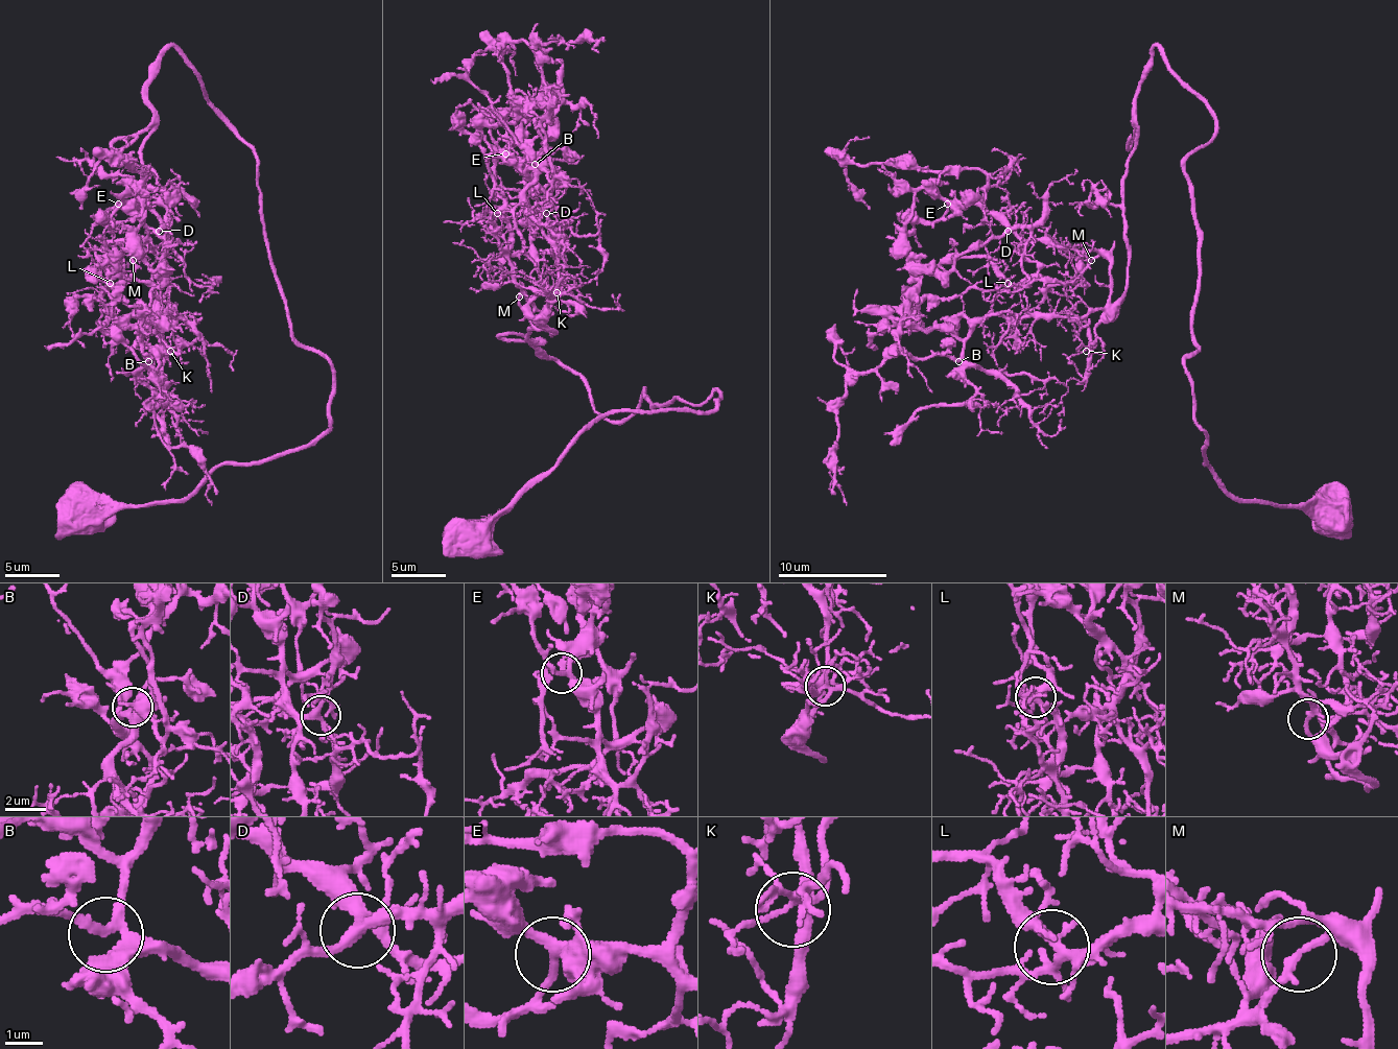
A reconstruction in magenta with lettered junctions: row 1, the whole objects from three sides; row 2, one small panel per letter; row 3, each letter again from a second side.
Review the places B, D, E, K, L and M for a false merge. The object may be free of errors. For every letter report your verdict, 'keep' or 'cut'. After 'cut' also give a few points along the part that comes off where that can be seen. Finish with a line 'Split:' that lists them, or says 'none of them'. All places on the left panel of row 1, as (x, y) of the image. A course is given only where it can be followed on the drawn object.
B: keep
D: keep
E: keep
K: keep
L: keep
M: keep
Split: none of them

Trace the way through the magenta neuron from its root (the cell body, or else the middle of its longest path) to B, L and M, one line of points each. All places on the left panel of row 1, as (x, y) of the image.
B: (86, 508), (184, 500), (330, 424), (257, 158), (172, 46), (143, 146), (170, 318), (148, 361)
L: (86, 508), (184, 500), (330, 424), (257, 158), (172, 46), (143, 146), (167, 291), (135, 256), (110, 283)
M: (86, 508), (184, 500), (330, 424), (257, 158), (172, 46), (143, 146), (157, 302), (132, 261)

